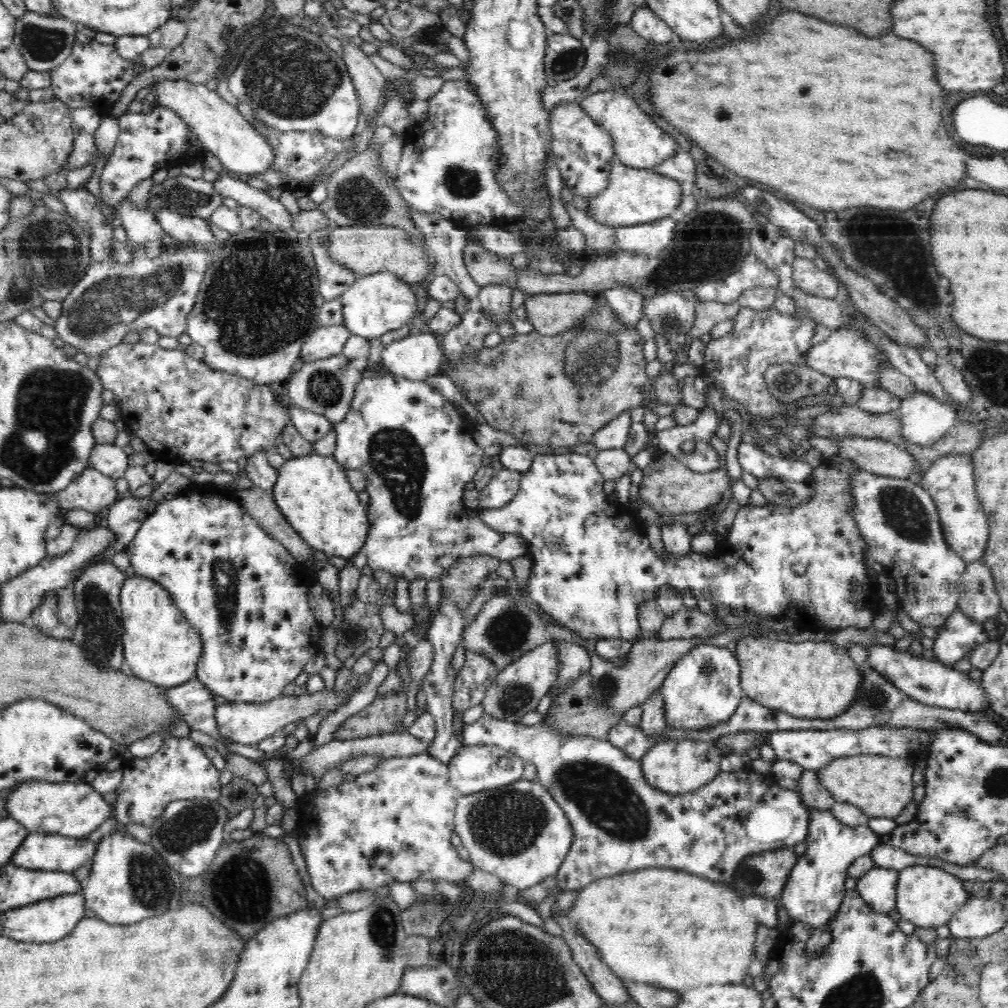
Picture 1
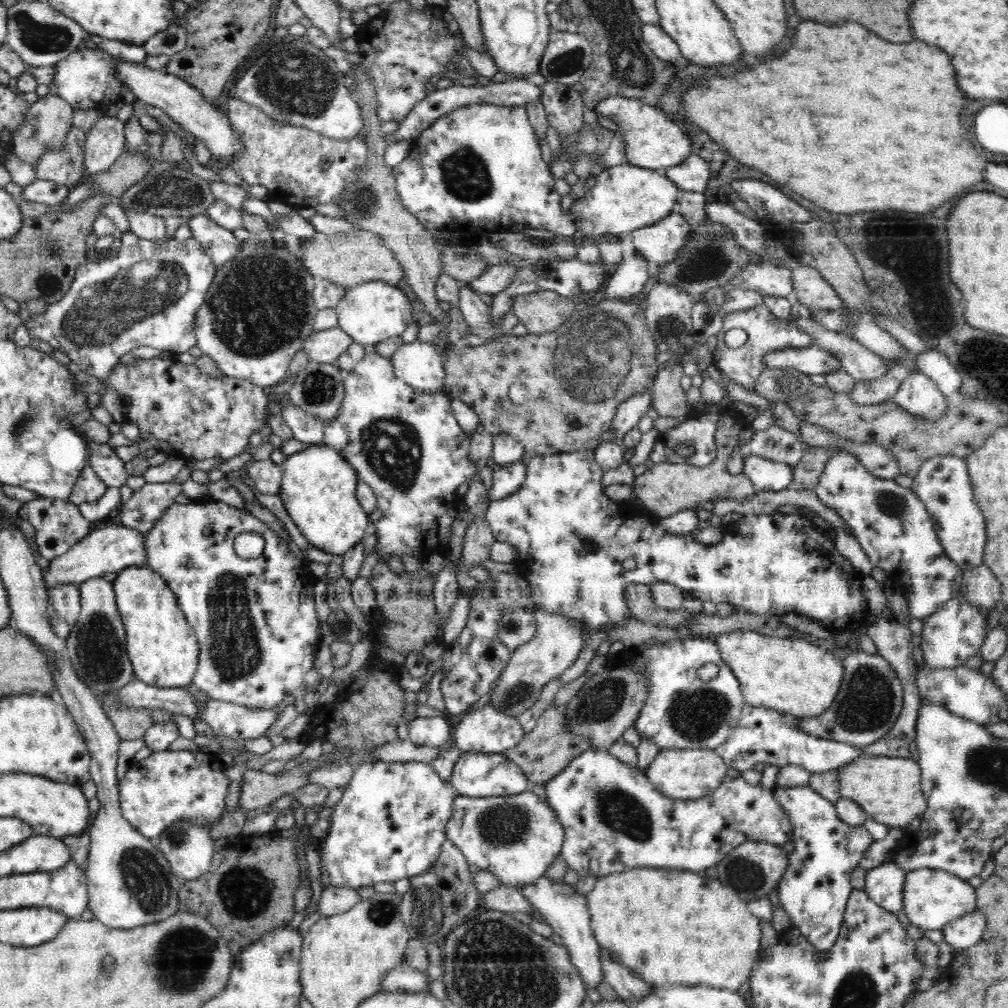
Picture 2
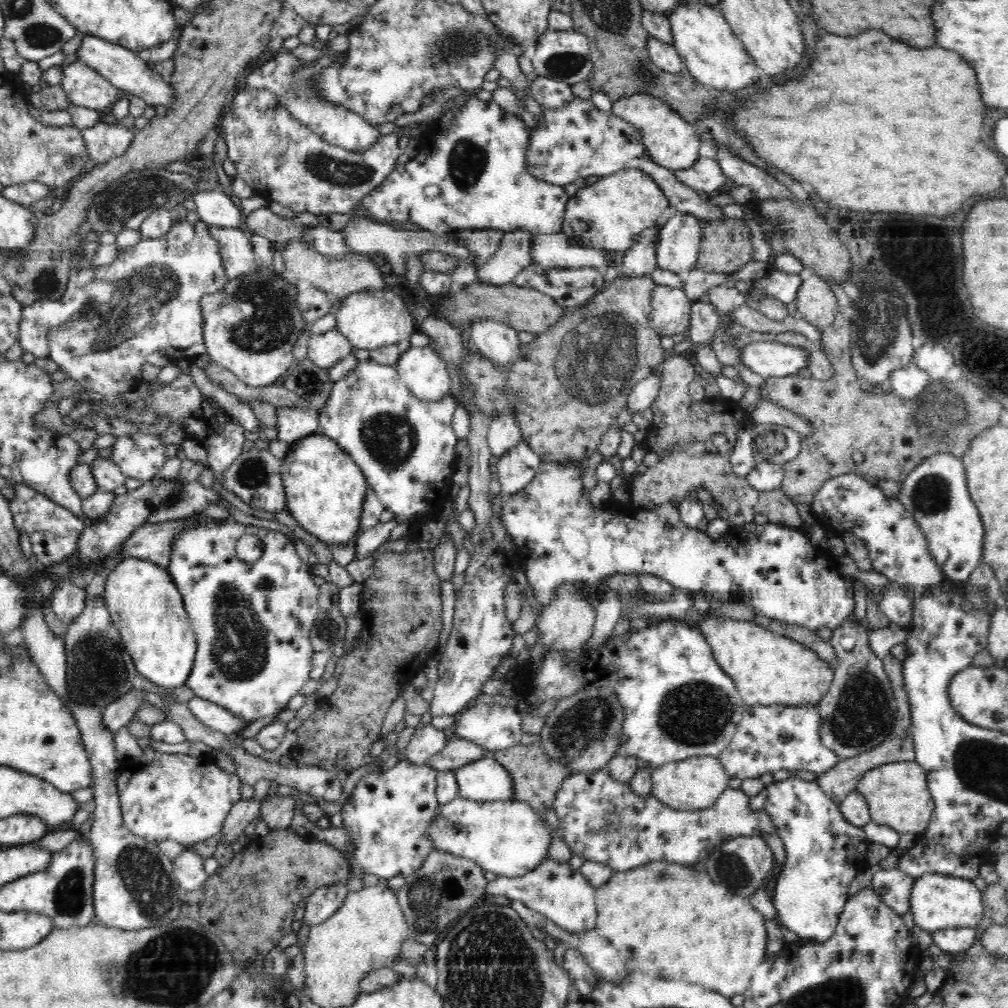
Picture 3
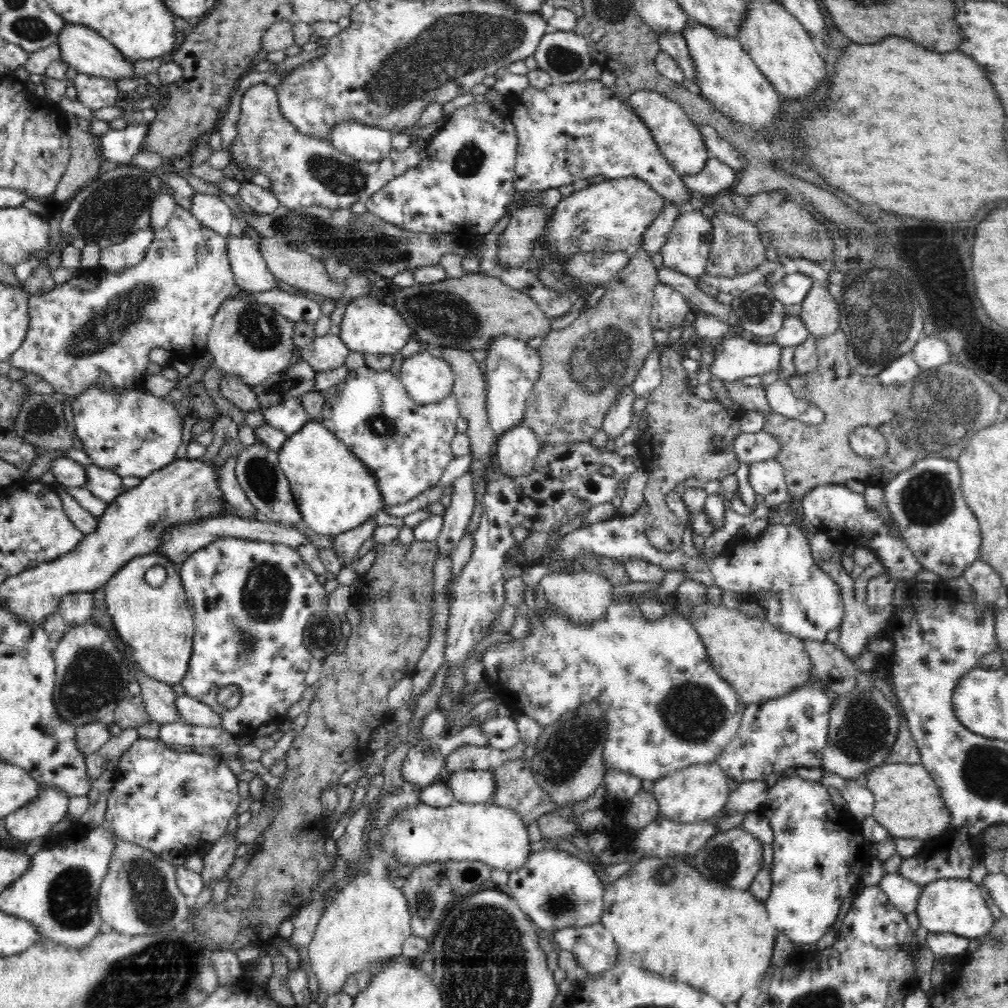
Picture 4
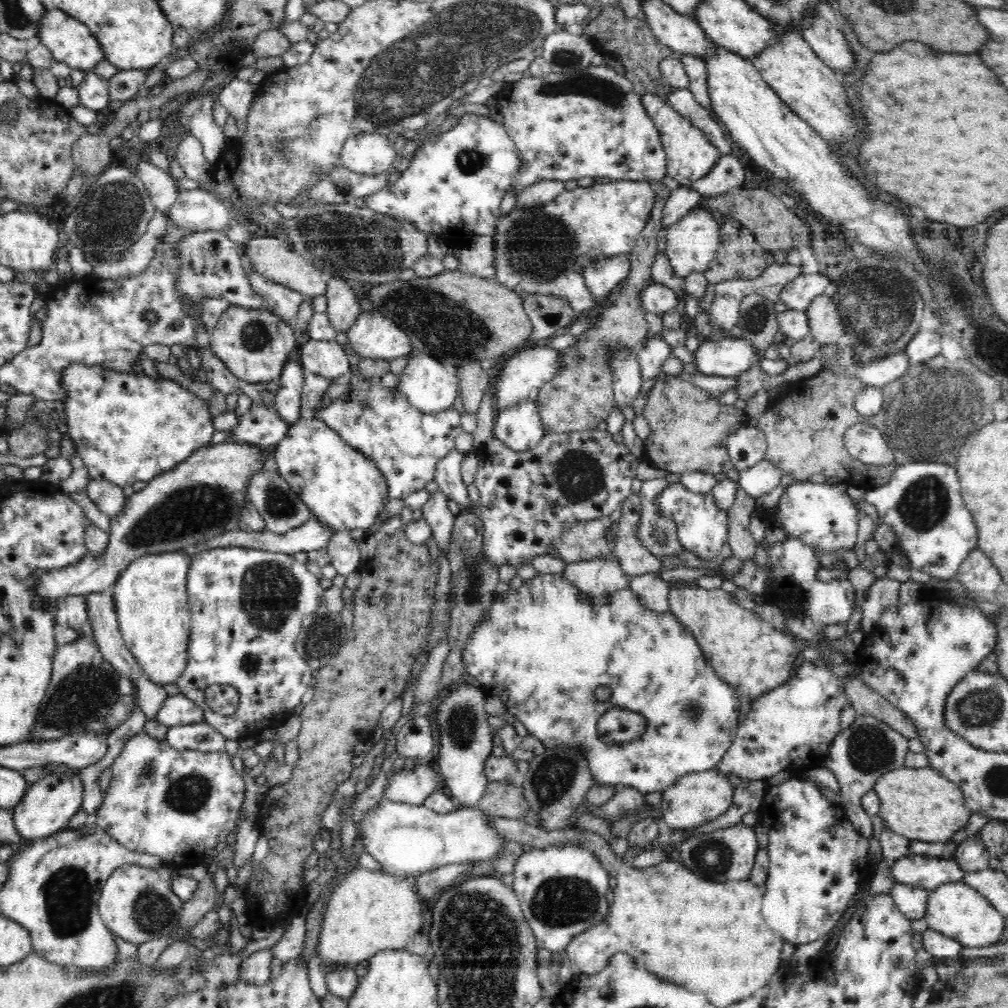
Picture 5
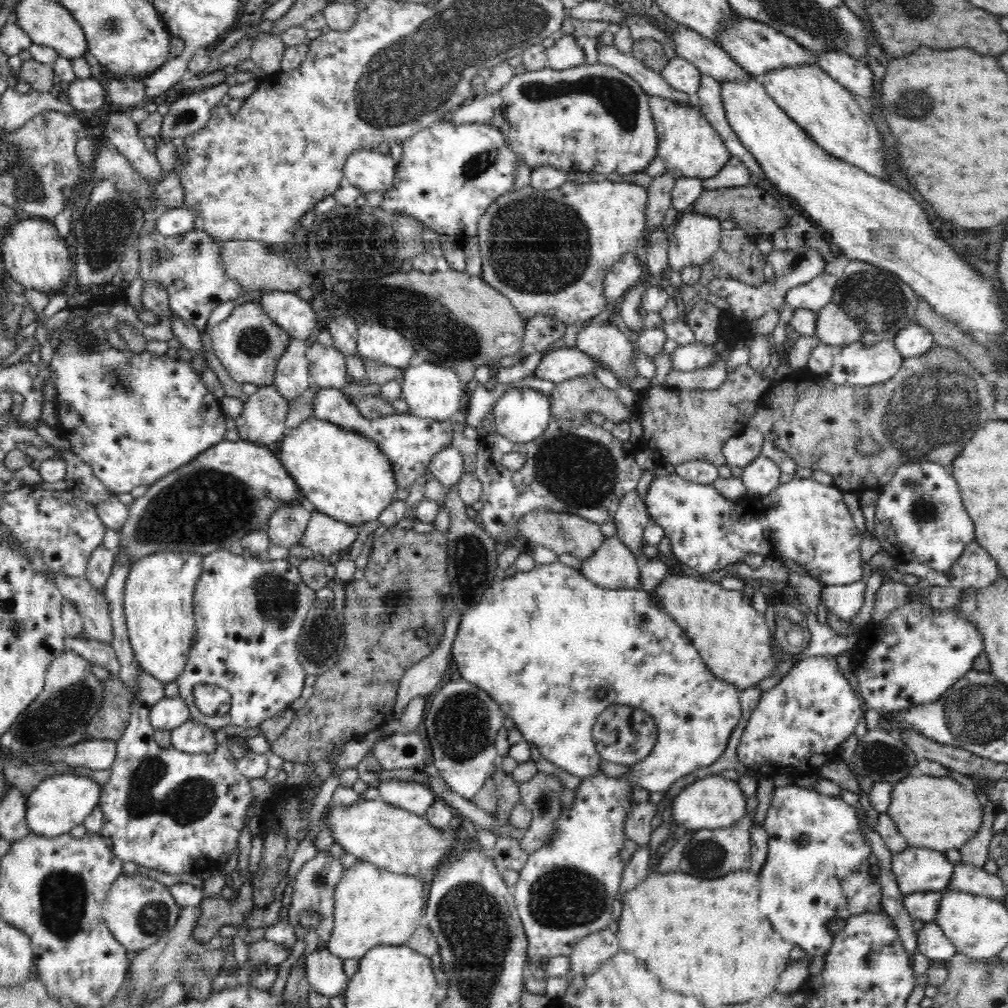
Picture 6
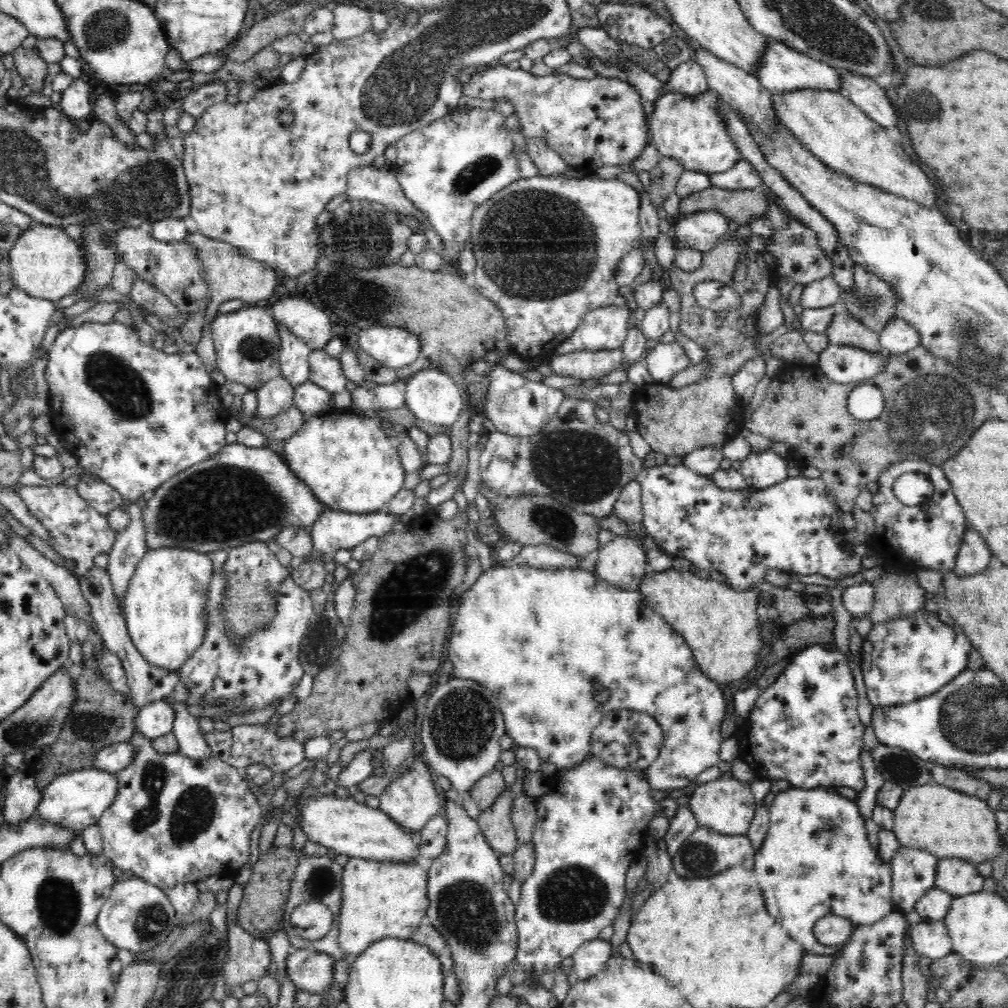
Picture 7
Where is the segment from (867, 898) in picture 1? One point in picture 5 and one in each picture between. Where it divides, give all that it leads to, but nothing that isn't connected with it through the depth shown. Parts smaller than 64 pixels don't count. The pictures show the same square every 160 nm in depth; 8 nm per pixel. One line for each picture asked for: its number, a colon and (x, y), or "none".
2: (884, 884)
3: (894, 887)
4: (904, 894)
5: (912, 901)

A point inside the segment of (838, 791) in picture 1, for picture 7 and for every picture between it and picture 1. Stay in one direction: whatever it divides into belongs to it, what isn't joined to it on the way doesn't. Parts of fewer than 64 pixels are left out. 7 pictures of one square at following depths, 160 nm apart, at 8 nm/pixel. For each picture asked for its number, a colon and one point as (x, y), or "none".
2: (889, 789)
3: (897, 793)
4: (907, 800)
5: (921, 804)
6: (935, 813)
7: (949, 824)

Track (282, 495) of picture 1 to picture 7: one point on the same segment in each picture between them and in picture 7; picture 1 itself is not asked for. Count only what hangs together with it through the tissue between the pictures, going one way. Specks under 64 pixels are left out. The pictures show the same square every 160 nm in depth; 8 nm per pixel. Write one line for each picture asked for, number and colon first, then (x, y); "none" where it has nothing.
2: (319, 487)
3: (325, 489)
4: (335, 492)
5: (344, 489)
6: (345, 475)
7: (350, 464)

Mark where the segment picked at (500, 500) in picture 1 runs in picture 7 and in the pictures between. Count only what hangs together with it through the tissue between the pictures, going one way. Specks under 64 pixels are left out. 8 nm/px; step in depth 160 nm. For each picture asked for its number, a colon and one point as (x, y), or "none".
2: (508, 479)
3: (516, 468)
4: (516, 450)
5: (519, 426)
6: (521, 414)
7: (519, 407)

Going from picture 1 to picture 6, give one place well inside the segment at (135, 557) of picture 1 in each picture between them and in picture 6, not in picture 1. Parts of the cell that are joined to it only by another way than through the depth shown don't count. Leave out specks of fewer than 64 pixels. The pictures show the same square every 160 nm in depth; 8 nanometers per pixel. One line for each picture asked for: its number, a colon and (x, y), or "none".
2: (255, 621)
3: (252, 620)
4: (257, 644)
5: (248, 606)
6: (249, 614)

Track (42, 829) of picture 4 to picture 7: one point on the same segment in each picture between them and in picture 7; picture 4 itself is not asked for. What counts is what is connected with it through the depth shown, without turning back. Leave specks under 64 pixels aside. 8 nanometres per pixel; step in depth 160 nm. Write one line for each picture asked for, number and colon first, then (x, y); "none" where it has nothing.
5: (49, 804)
6: (60, 802)
7: (76, 800)

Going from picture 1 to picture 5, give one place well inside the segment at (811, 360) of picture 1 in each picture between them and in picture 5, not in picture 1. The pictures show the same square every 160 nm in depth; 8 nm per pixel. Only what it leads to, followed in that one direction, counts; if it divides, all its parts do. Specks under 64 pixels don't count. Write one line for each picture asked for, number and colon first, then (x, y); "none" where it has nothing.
2: (810, 360)
3: (769, 359)
4: (734, 358)
5: (728, 356)

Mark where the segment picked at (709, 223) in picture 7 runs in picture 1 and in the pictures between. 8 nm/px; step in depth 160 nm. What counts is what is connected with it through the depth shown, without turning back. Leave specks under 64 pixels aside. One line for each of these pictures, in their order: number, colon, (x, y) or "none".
1: (649, 239)
2: (658, 243)
3: (678, 244)
4: (687, 249)
5: (692, 243)
6: (696, 237)

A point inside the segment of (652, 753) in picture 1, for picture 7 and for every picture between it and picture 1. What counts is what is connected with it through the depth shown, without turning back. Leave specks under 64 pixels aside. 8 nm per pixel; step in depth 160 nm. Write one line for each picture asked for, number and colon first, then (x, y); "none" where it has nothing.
2: (679, 774)
3: (696, 783)
4: (698, 792)
5: (698, 797)
6: (713, 802)
7: (725, 805)

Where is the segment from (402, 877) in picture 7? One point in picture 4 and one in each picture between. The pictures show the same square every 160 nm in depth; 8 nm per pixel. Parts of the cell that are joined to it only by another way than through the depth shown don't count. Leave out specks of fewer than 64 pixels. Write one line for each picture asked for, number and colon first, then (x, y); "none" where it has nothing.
4: (368, 921)
5: (369, 910)
6: (373, 906)

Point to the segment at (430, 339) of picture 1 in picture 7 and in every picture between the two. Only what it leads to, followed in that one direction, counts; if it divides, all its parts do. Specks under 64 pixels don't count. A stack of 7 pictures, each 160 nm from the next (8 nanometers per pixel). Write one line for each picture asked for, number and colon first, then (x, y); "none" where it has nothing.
2: (419, 364)
3: (422, 370)
4: (428, 378)
5: (430, 385)
6: (434, 392)
7: (433, 396)

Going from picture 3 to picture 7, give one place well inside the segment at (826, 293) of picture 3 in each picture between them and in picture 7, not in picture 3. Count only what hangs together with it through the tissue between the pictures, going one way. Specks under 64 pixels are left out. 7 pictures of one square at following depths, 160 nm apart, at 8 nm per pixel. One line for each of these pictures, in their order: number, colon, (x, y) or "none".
4: (819, 311)
5: (826, 326)
6: (835, 327)
7: (845, 329)

